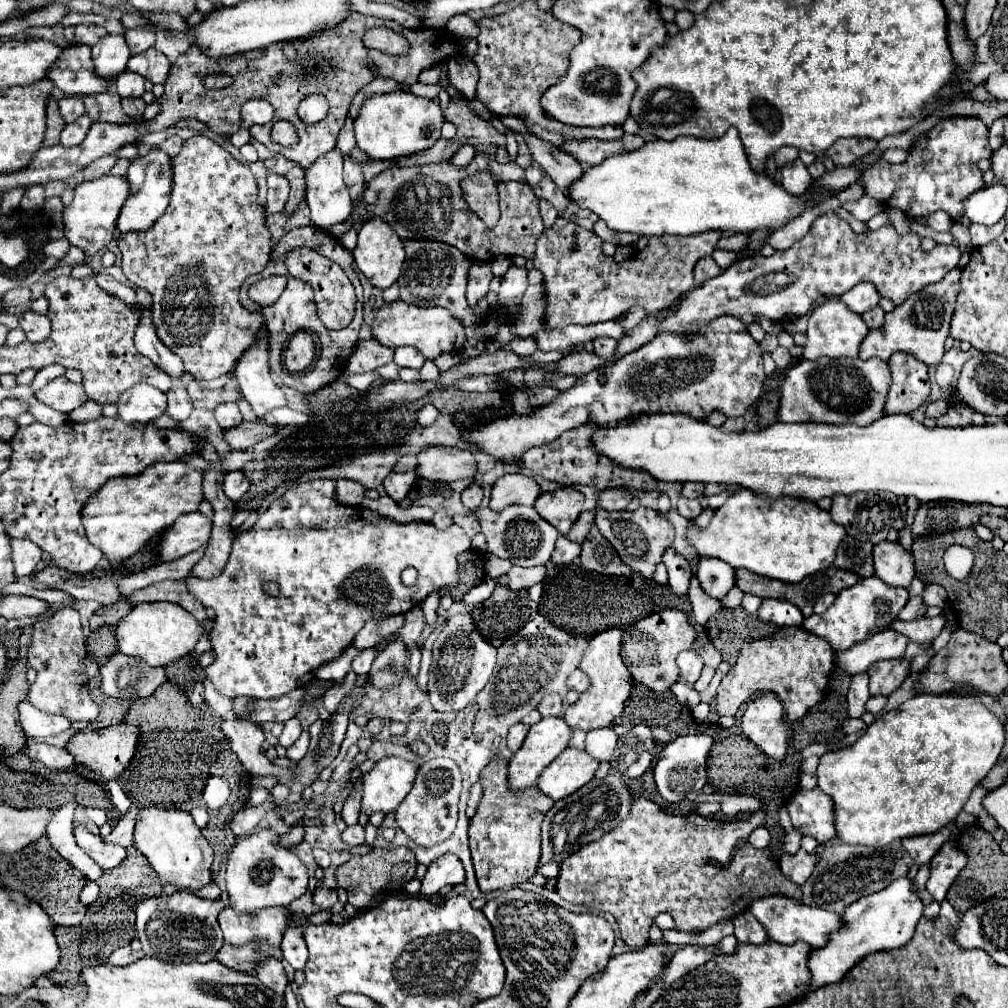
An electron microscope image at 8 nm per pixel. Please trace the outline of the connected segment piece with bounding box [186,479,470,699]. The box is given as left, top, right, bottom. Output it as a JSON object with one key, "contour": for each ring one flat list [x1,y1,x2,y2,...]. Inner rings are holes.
{"contour":[[314,479,294,485,260,513,254,527,234,539,230,559,220,577,208,581,194,577,186,579,190,593,194,593,202,605,216,611,216,625,210,631,216,659,206,669,206,677,220,695,246,695,256,699,282,697,296,687,296,681,302,675,344,653,368,619,406,613,422,603,434,589,456,585,456,557,470,549,470,537,462,527,450,525,448,529,438,531,432,523,424,521,396,523,366,507,340,505,334,499,334,493,334,479],[406,567,418,571,418,579,412,587,406,587,400,579,400,573],[262,581,276,581,280,585,280,595,266,595]]}

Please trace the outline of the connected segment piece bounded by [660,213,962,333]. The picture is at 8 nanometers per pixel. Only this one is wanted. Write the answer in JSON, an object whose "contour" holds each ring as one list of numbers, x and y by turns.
{"contour":[[834,213,822,215,814,221,806,237,796,241,790,249,776,251,770,257,756,255,734,263,718,277,686,293,674,307,674,313,660,323,660,331,690,333,724,313,738,317,744,325,760,319,784,323,788,317,806,315,814,301,822,297,840,297,860,281,870,281,880,297,888,297,896,305,902,305,908,295,940,281,950,269,958,267,962,257,956,245,936,245,924,251,920,241,922,237,916,231,900,235,894,227,854,233,850,225]]}

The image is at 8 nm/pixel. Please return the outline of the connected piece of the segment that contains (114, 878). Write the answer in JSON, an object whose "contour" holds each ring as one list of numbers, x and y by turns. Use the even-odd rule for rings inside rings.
{"contour":[[128,849,124,863,112,871,106,871,96,883,100,887,100,897,94,905,88,907,82,923,78,927,56,927,56,939,62,951,62,959,58,967,48,973,48,977,64,987,74,987,84,967,106,963,108,955,114,949,128,945,134,939,136,905,142,899,162,895,162,883,158,875,138,849]]}

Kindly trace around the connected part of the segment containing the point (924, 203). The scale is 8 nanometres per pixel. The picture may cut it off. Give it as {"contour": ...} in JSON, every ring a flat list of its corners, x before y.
{"contour":[[948,117,914,141,904,163,892,165,878,159,862,175,862,183,868,197,878,199,886,207,902,209,910,219,928,217,938,209,946,211,952,219,960,219,964,215,962,201,984,187,976,161,990,155,988,129,978,117]]}

